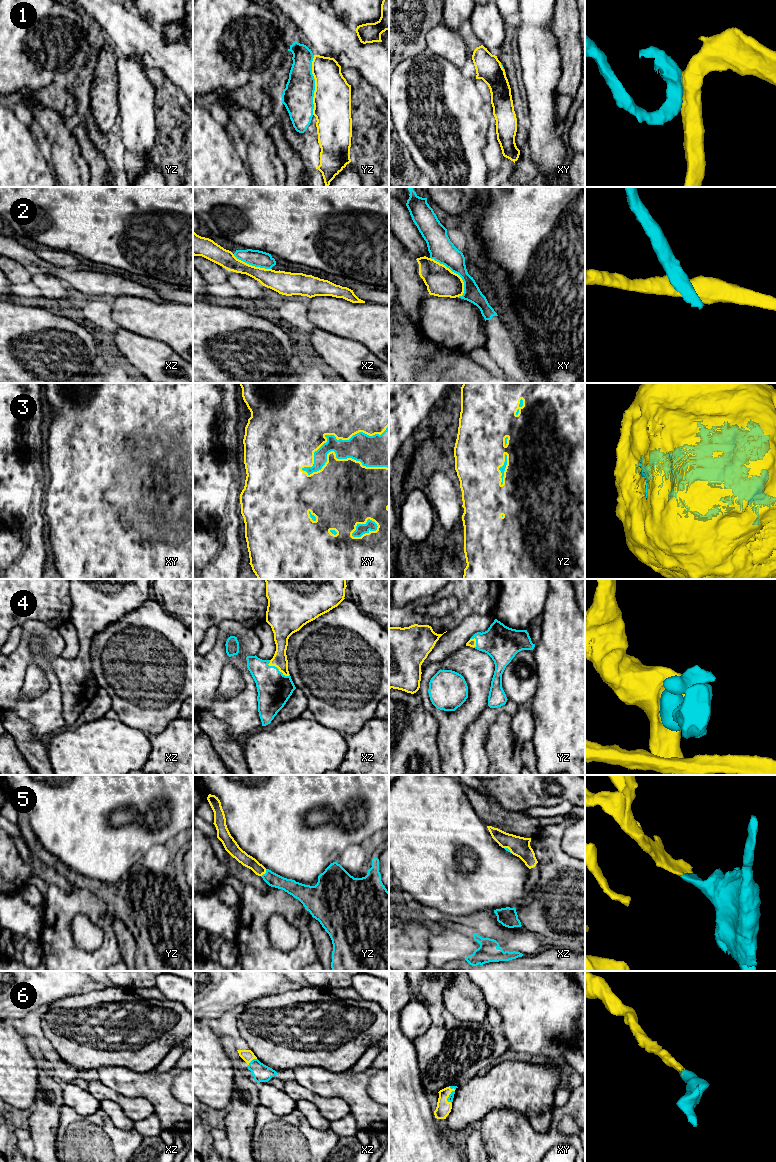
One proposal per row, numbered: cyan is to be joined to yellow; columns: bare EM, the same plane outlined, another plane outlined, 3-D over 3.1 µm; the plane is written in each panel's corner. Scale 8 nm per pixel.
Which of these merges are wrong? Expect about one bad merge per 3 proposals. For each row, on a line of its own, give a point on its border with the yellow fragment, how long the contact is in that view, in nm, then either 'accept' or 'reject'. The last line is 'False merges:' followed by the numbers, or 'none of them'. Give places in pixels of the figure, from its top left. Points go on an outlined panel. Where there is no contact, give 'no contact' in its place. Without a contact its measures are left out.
1: meets yellow in yz at (315, 85); contact 480 nm long; reject
2: meets yellow in xy at (455, 273); contact 400 nm long; reject
3: meets yellow in xy at (336, 438); contact 800 nm long; accept
4: meets yellow in xz at (277, 667); contact 200 nm long; accept
5: meets yellow in yz at (264, 873); contact 80 nm long; accept
6: meets yellow in xz at (251, 1060); contact 90 nm long; accept
False merges: 1, 2

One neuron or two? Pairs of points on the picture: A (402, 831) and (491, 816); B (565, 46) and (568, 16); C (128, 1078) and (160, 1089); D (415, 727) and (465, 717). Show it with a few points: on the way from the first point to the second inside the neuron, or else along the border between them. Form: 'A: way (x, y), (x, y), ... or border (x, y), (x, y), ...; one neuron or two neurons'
A: border (467, 798), (477, 816), (486, 826); two neurons
B: way (567, 39), (567, 23); one neuron
C: way (136, 1081), (140, 1085), (152, 1086); one neuron
D: border (423, 703), (423, 706), (438, 723), (437, 746); two neurons

